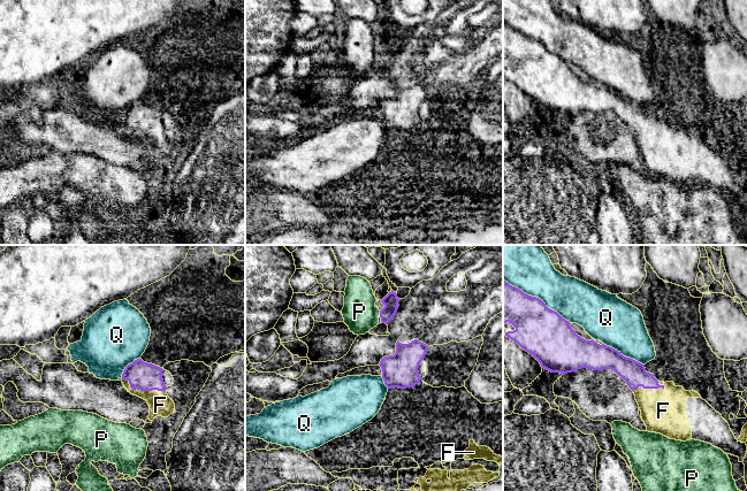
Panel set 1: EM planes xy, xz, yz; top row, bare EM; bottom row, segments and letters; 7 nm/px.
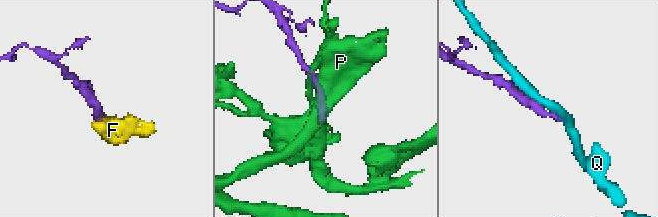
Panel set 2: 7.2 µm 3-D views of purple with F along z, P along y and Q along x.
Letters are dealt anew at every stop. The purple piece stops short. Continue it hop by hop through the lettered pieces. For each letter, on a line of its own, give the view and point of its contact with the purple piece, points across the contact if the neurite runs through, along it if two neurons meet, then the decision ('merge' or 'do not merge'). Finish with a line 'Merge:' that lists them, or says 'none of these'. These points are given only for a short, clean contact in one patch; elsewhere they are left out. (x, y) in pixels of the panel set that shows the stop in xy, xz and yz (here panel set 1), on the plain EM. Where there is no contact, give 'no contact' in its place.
F: contact xy (143, 132); way xy (143, 119), (143, 132), (160, 147); merge
P: contact xz (380, 55); do not merge
Q: contact yz (535, 39); do not merge
Merge: F

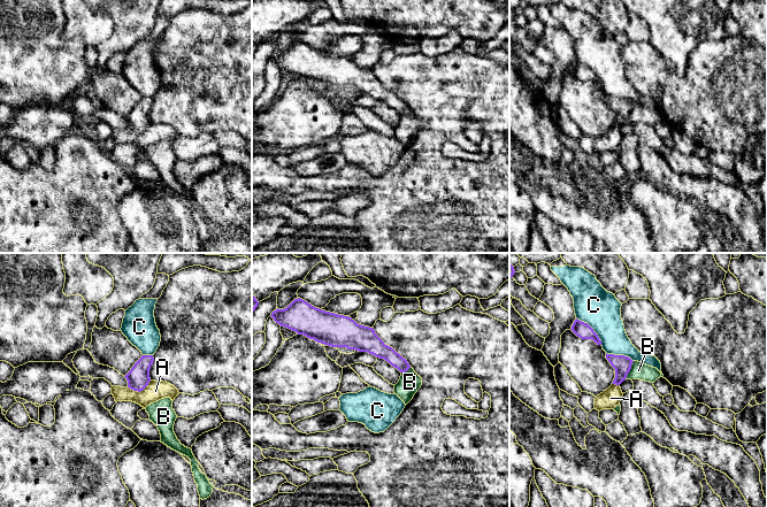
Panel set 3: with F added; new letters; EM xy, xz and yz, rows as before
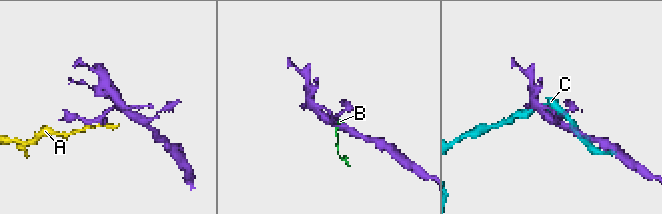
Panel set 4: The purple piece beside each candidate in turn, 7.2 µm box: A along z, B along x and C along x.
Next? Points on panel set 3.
A: contact xy (139, 133); do not merge
B: contact yz (629, 113); border yz (634, 104), (624, 121); do not merge
C: contact yz (592, 71); do not merge
Merge: none of these

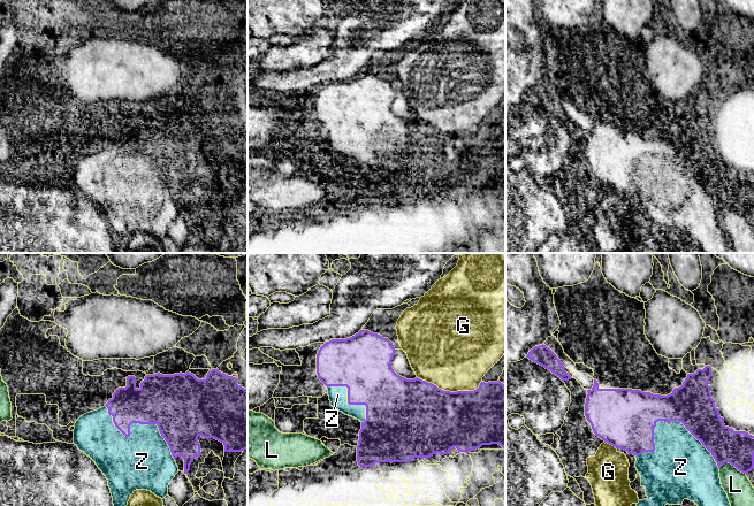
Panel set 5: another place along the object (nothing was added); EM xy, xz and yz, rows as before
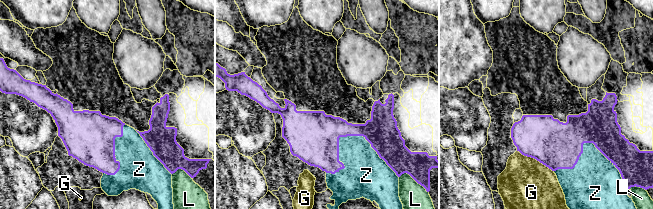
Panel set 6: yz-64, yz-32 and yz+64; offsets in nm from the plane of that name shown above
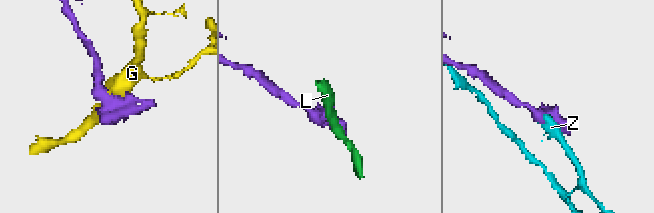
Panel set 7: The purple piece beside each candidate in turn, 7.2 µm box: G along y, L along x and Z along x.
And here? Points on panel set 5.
G: contact xz (449, 133); do not merge
L: contact yz (732, 207); do not merge
Z: contact yz (669, 165); merge
Merge: Z

